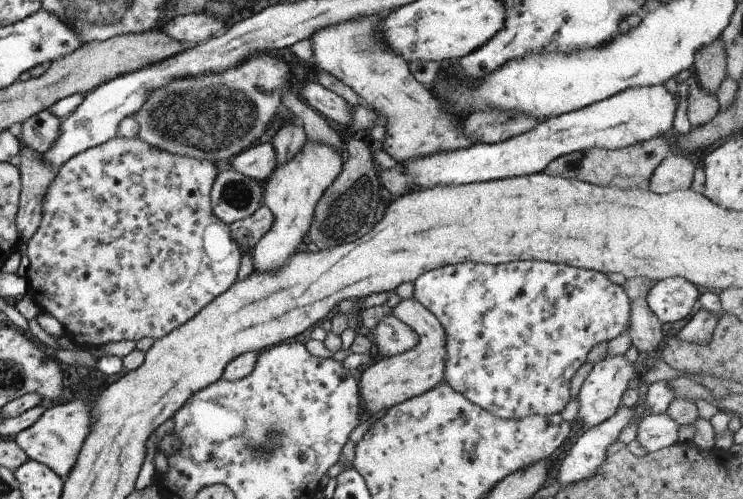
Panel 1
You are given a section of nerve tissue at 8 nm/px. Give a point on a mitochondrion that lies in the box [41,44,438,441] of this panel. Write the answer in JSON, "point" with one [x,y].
{"point":[214,118]}

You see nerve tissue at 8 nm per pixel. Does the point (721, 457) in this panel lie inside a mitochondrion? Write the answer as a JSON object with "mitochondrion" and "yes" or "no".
{"mitochondrion":"no"}

